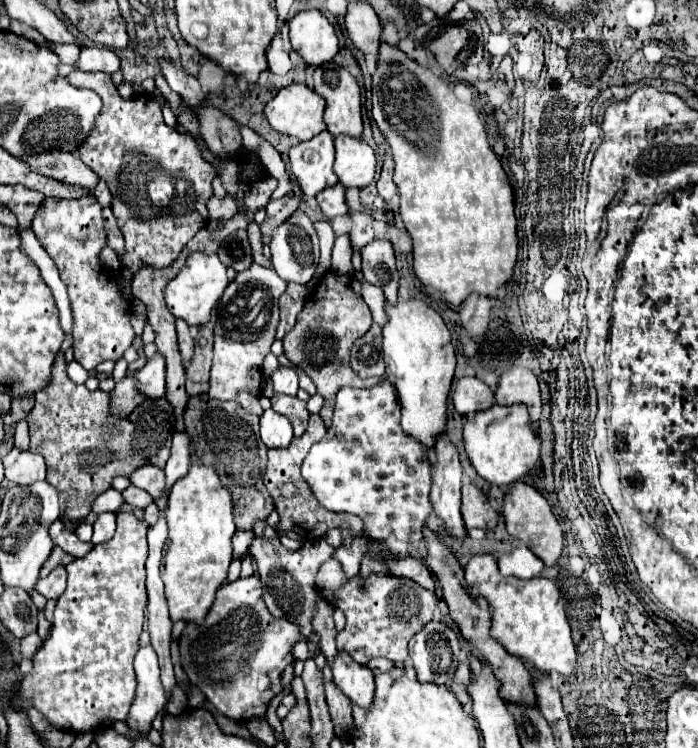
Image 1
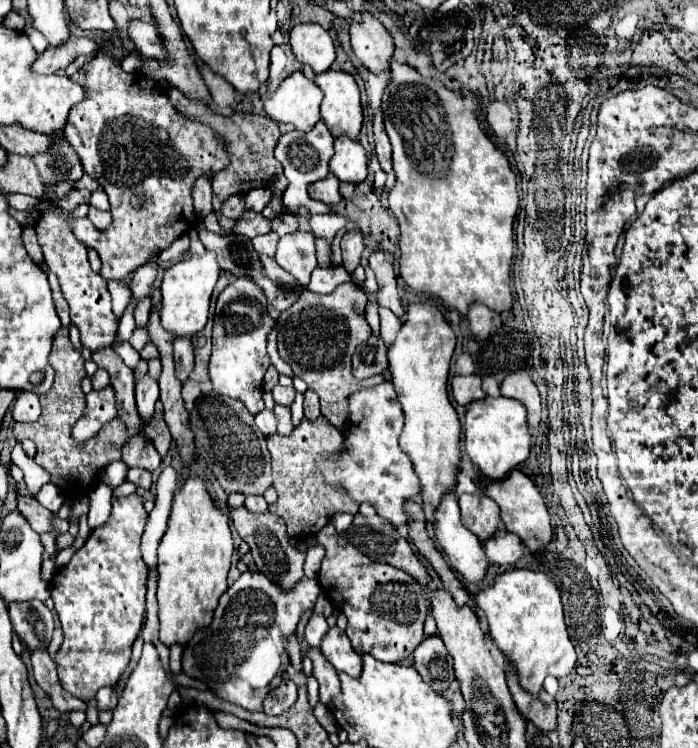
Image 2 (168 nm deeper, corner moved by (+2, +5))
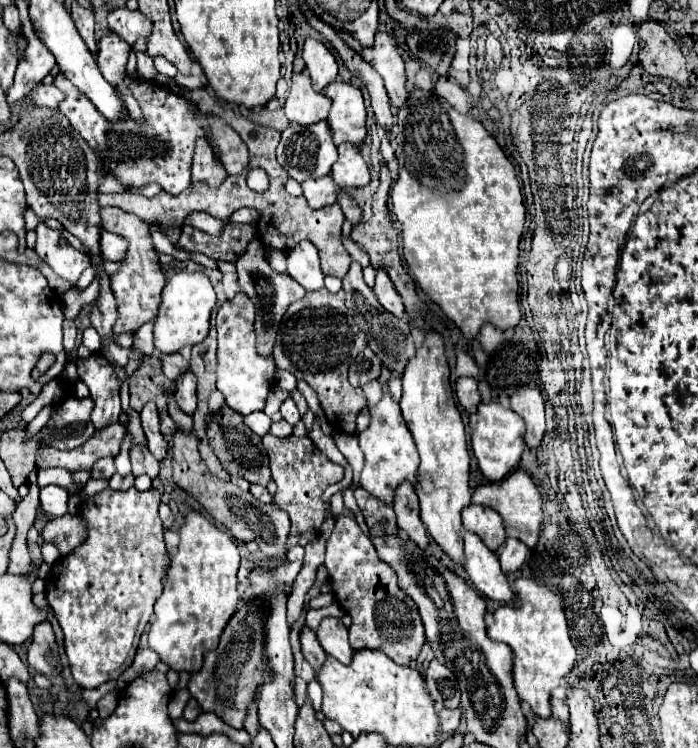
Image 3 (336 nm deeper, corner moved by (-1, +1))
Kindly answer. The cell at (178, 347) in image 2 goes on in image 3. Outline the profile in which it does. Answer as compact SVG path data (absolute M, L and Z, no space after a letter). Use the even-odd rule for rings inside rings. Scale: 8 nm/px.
M187 369L185 373L181 373L175 381L175 399L177 399L177 405L187 413L191 415L197 407L197 397L195 397L195 391L197 391L197 381L195 381L195 375L191 373L191 369Z

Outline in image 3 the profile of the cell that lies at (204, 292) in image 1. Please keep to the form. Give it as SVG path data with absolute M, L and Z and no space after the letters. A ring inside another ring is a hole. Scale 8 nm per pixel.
M179 271L171 275L163 287L163 301L155 319L153 335L155 349L161 353L175 353L185 345L201 343L209 333L211 309L215 307L215 291L209 277L203 271Z

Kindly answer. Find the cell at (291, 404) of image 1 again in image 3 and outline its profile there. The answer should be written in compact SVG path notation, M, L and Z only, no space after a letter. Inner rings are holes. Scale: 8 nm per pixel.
M281 419L281 421L275 421L275 423L271 425L271 431L269 431L269 433L275 435L275 437L289 437L289 435L293 433L293 427L287 425L285 419Z

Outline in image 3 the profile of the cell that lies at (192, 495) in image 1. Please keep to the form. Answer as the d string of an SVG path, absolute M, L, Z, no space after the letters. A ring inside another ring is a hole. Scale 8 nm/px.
M189 511L179 529L179 545L175 553L171 553L171 563L165 573L163 595L155 603L155 615L149 629L149 647L159 653L161 661L167 663L173 671L199 671L203 665L203 653L215 649L219 643L219 635L227 625L229 617L235 613L239 605L237 593L237 569L239 569L239 549L233 539L217 529L211 521L207 521L199 511Z

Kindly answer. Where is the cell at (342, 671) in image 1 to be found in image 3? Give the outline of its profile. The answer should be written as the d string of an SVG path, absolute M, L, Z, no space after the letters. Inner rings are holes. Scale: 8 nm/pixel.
M335 617L323 619L321 625L319 625L319 629L317 629L317 639L319 639L321 647L325 649L325 653L331 655L331 657L335 657L343 665L347 665L347 663L353 661L355 651L349 645L347 629L341 623L341 619L335 619Z

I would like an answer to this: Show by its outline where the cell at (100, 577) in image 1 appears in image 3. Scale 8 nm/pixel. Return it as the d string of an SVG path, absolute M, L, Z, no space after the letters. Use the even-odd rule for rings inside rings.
M131 487L127 491L105 489L97 493L93 499L79 507L79 513L89 523L87 541L73 553L59 557L45 579L45 595L63 629L65 653L73 679L83 689L97 689L99 685L117 679L125 669L131 667L135 643L139 641L145 625L153 615L153 605L163 589L161 579L165 573L163 567L167 563L163 525L157 513L159 503L161 495L155 489L141 493Z

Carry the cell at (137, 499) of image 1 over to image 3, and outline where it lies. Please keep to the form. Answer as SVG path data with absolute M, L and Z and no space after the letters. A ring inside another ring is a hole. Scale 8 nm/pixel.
M133 447L131 449L131 465L133 465L133 475L149 475L155 479L159 475L159 461L149 453L147 447Z

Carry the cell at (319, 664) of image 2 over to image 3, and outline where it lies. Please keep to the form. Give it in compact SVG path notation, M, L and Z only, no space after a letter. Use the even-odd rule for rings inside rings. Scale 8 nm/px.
M303 627L303 631L301 631L301 649L303 649L305 659L313 665L315 671L319 671L325 665L327 655L325 655L323 647L319 645L317 635L309 627Z

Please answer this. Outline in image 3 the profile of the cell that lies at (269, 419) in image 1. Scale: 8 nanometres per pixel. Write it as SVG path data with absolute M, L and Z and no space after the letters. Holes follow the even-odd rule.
M257 411L257 413L251 413L251 415L245 417L245 425L247 425L253 433L257 433L257 435L263 437L265 433L269 433L271 419L269 419L263 411Z

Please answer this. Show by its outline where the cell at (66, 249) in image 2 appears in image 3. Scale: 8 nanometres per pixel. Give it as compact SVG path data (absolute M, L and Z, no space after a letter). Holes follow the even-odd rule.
M39 225L35 229L35 233L37 233L37 245L35 245L37 255L45 263L49 263L49 267L59 277L63 277L65 281L75 285L79 281L81 273L91 265L89 257L85 253L73 249L59 231L49 229L47 225Z

